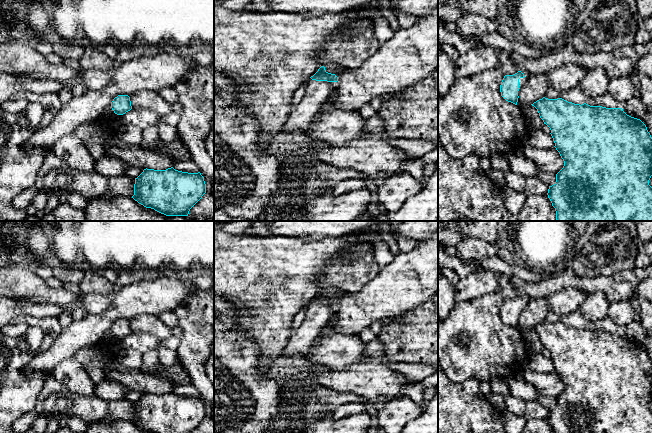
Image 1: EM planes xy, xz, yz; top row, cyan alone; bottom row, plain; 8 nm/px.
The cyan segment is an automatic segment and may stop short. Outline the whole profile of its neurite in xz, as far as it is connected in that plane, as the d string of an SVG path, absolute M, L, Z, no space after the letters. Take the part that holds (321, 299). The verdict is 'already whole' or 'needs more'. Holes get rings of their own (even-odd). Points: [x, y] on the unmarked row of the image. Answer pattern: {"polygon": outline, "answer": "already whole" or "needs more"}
{"polygon": "M324 290L307 303L305 307L306 317L299 328L291 332L282 355L287 358L304 358L304 353L310 348L314 339L319 335L322 328L327 327L331 314L335 312L338 301L328 297Z", "answer": "needs more"}

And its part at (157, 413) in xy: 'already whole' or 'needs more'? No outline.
already whole

